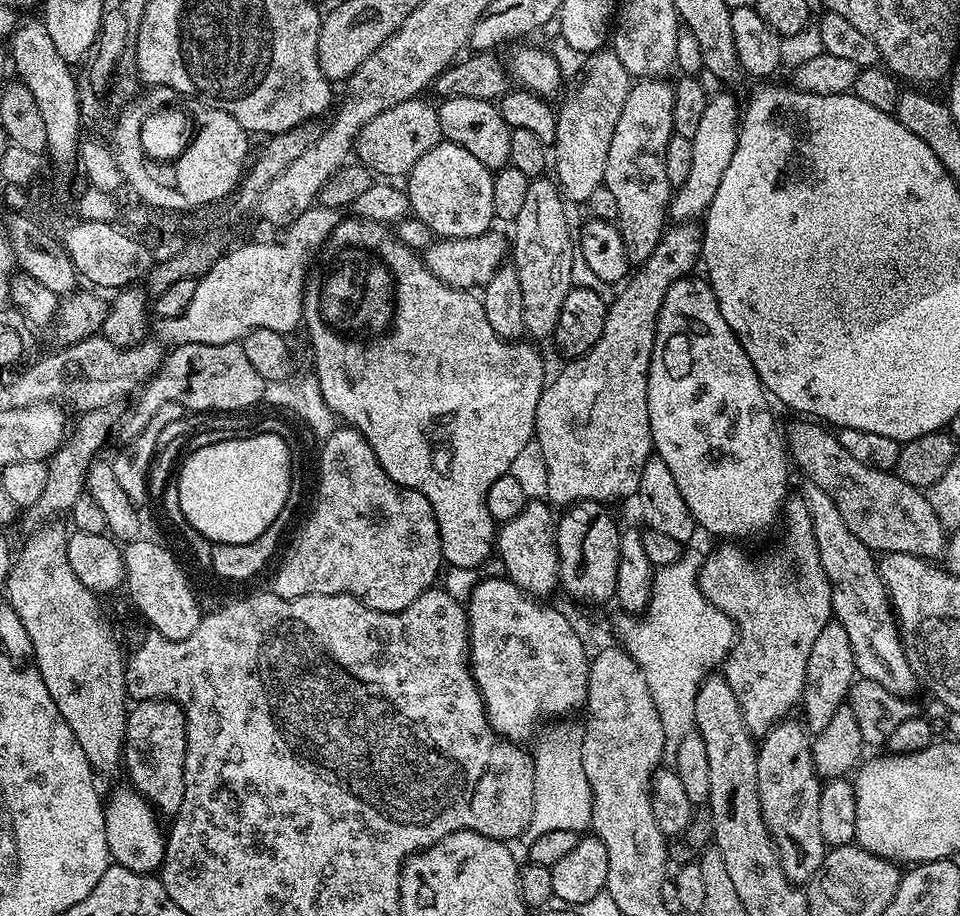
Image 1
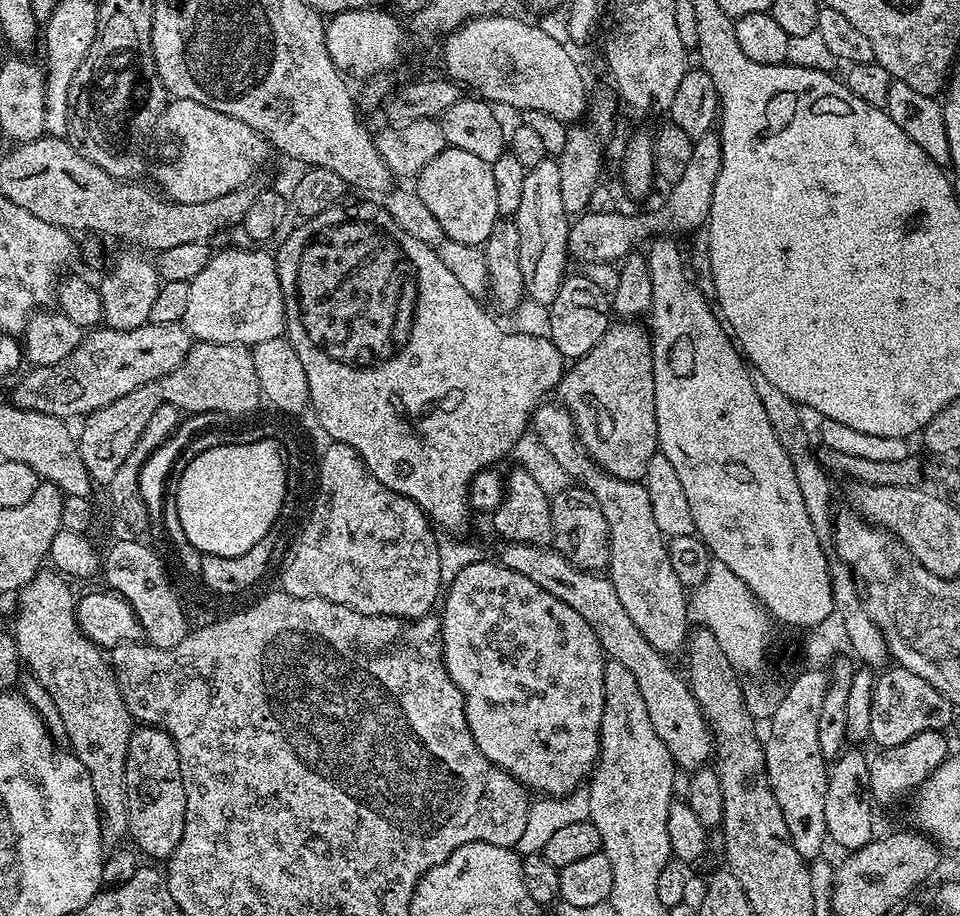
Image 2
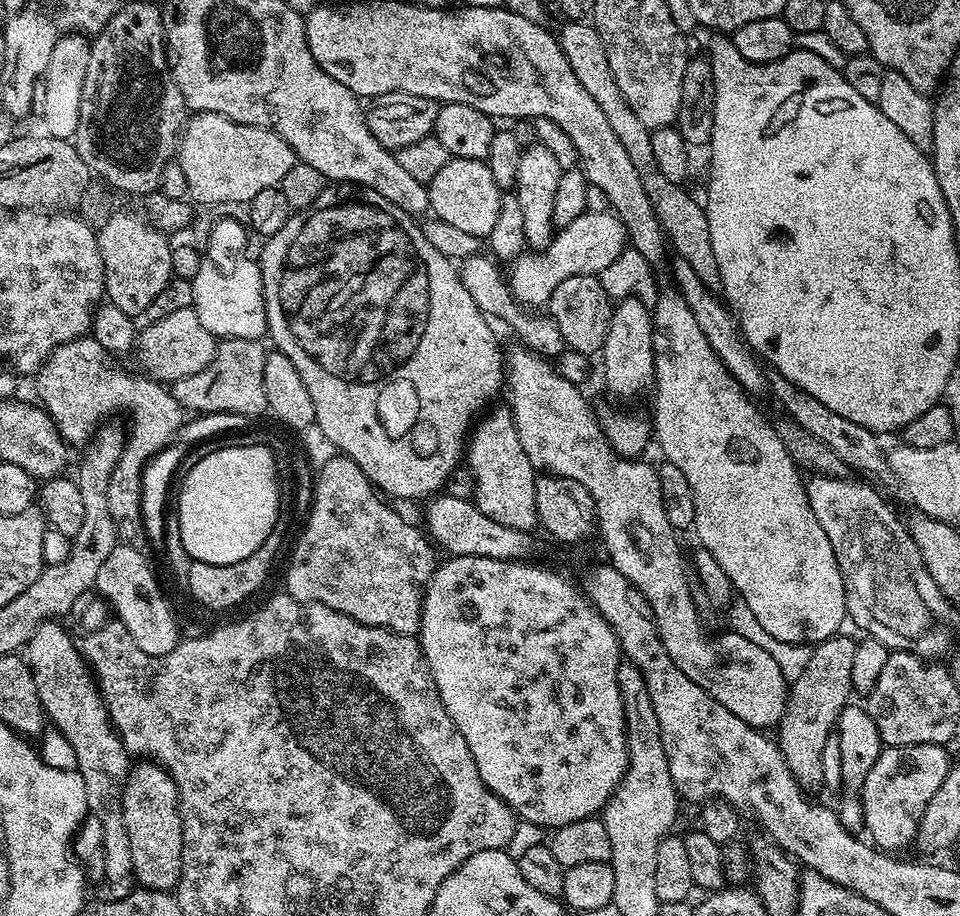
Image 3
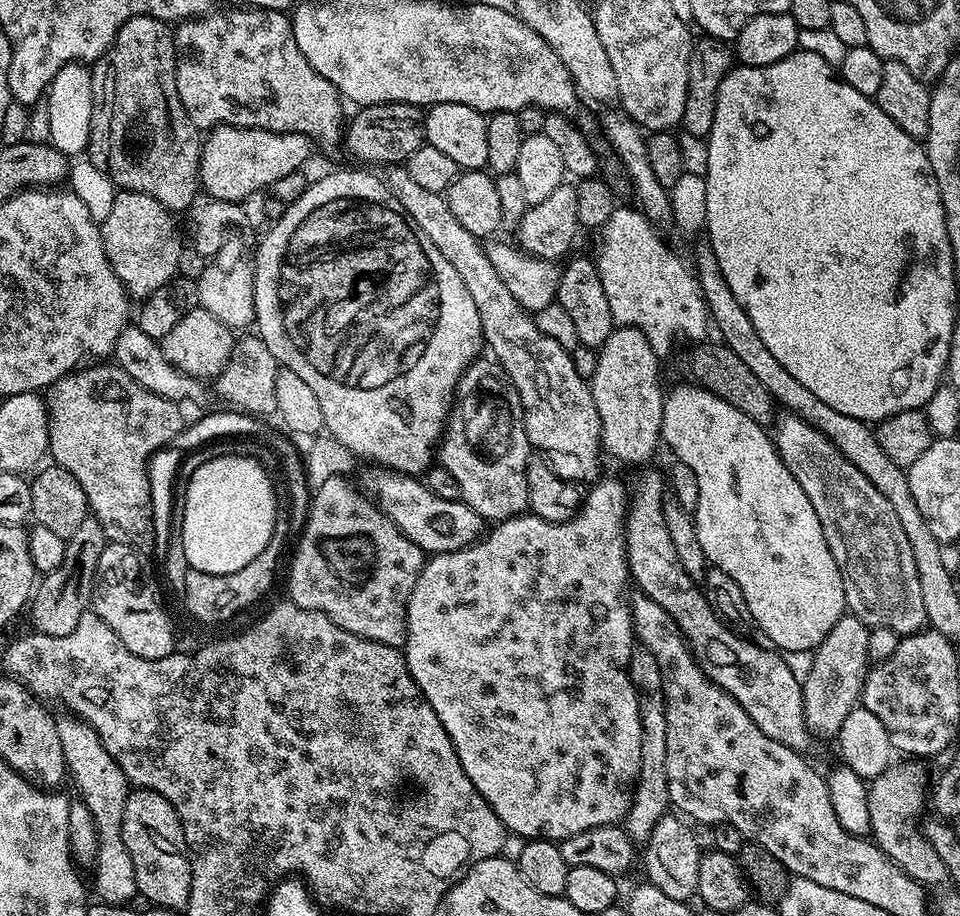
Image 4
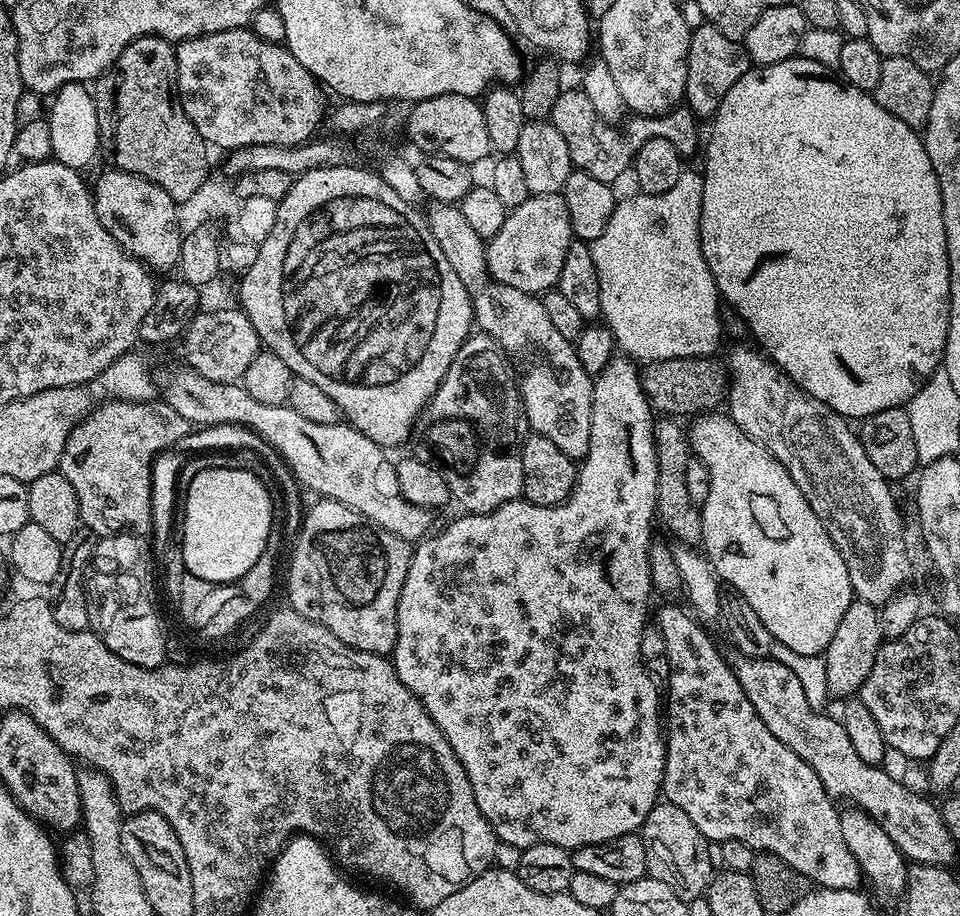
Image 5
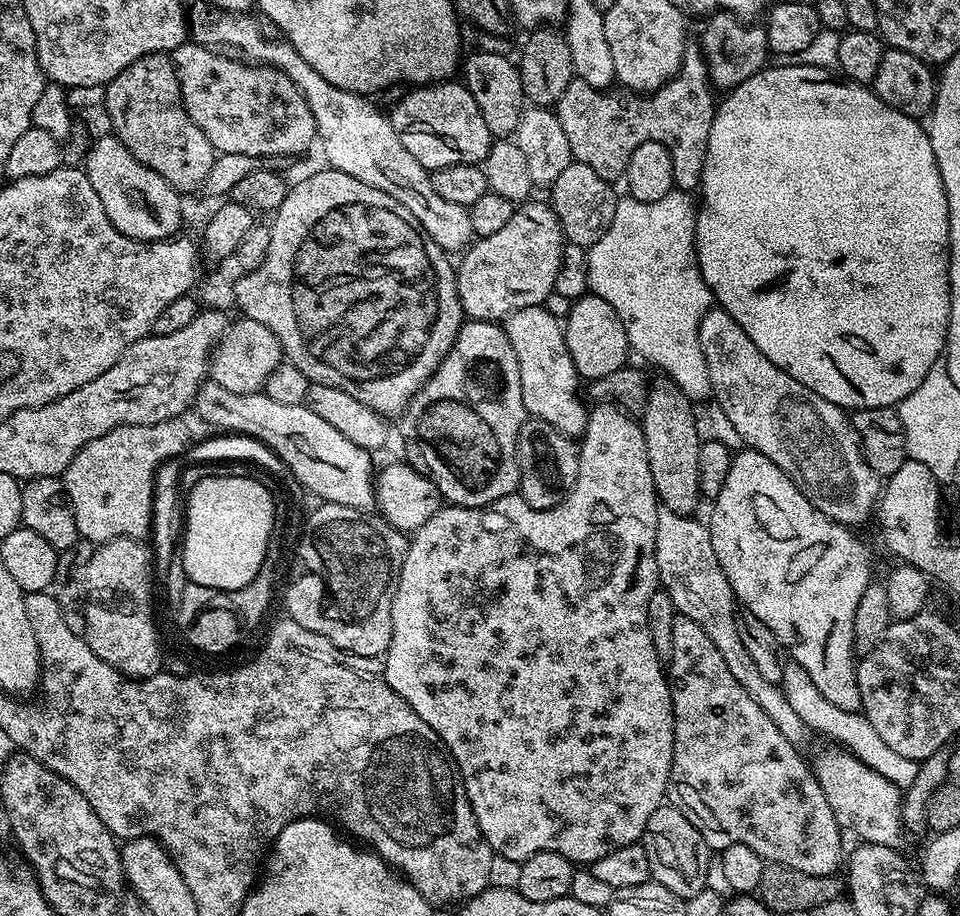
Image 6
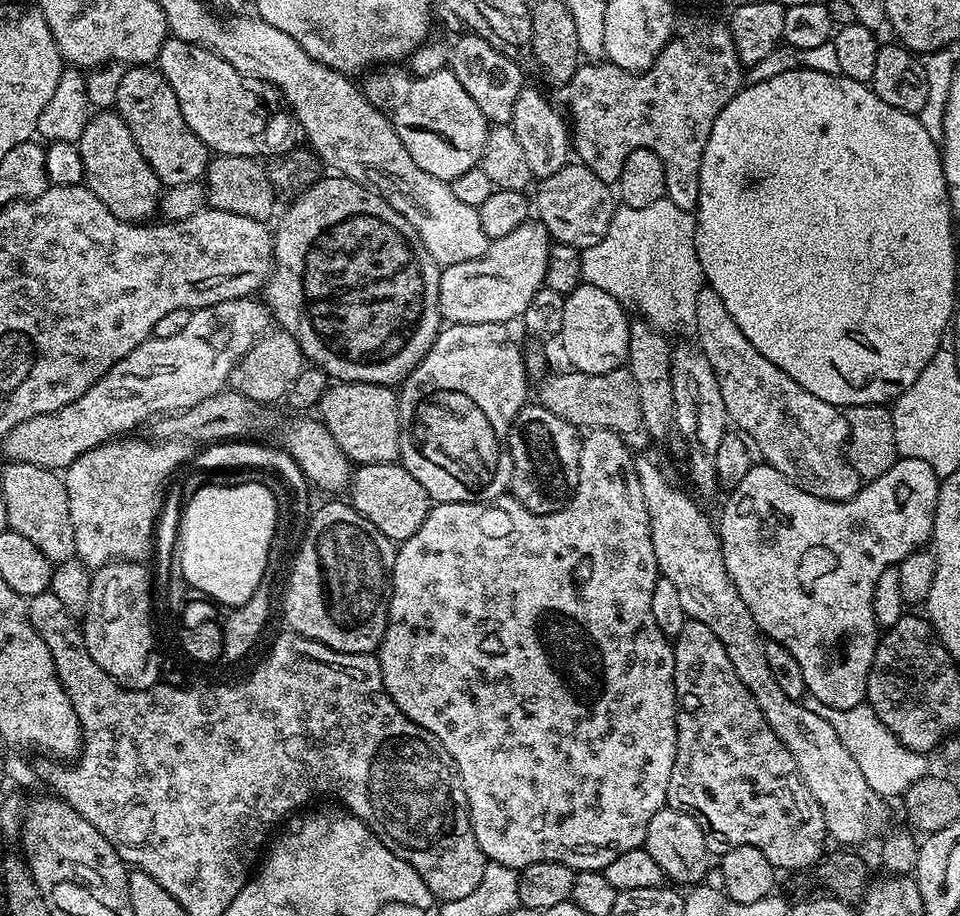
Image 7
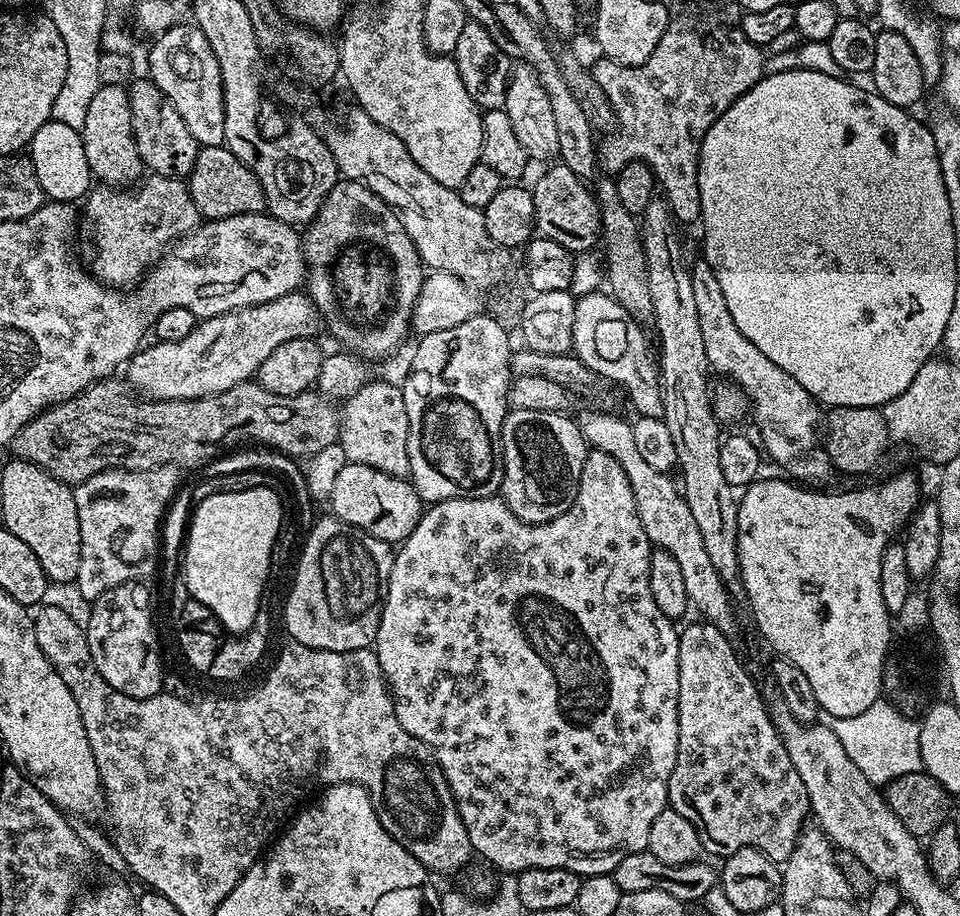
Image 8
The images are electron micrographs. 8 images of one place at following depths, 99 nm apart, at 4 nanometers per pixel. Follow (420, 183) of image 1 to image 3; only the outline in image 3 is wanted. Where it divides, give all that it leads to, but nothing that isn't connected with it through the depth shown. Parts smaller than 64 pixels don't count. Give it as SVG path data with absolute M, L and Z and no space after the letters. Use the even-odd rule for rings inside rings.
M450 158L438 174L426 186L428 189L428 207L431 215L448 222L463 233L487 238L494 230L494 221L498 218L498 206L502 190L494 182L487 163L470 158Z

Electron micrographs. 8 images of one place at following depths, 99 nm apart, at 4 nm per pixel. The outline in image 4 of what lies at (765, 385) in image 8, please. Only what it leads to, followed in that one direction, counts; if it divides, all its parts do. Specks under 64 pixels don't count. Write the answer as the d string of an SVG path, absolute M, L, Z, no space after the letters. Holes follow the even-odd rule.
M785 411L782 416L774 424L774 443L798 486L806 490L818 522L822 522L822 534L826 534L830 554L834 554L842 574L847 611L869 629L889 628L901 638L925 631L928 619L922 606L922 586L918 586L918 566L914 566L910 541L898 523L894 506L878 494L874 482L845 458L826 434L792 412Z

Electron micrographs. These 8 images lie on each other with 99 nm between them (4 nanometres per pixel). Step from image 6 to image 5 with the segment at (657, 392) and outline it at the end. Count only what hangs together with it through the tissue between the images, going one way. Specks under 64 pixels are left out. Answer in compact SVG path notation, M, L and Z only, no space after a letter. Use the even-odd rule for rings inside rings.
M672 418L661 421L656 424L655 432L655 454L658 462L657 517L661 521L664 519L669 532L677 536L679 543L694 546L701 541L702 522L701 507L694 502L686 485L686 465L692 459L691 443L687 431L682 430L679 421Z

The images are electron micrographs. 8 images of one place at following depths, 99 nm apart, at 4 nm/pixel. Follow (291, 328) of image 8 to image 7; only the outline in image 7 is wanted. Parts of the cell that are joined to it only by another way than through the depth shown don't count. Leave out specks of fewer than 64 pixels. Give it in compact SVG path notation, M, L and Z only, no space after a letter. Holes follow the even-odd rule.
M252 296L234 298L226 302L218 302L214 306L206 306L193 311L190 322L180 333L170 338L149 338L130 354L126 354L124 360L120 360L111 370L86 394L74 398L62 410L54 410L50 414L42 414L14 426L8 436L3 437L4 460L11 462L30 462L34 466L42 466L53 470L69 468L86 450L97 448L99 444L105 444L107 440L123 437L131 428L147 422L151 416L163 417L165 414L184 412L190 406L198 406L211 396L225 391L226 385L231 378L239 360L247 354L251 347L255 346L257 340L269 331L270 313L259 299Z

